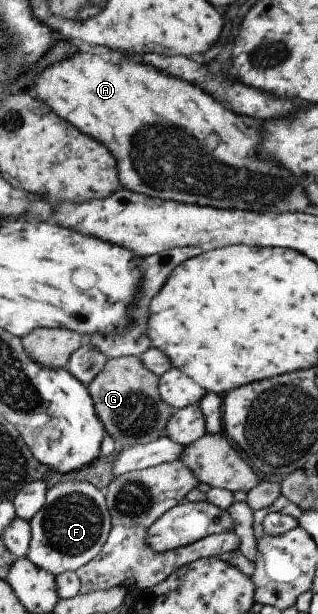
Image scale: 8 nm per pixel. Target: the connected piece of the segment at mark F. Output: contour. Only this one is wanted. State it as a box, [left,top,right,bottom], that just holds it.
[25,481,112,577]

